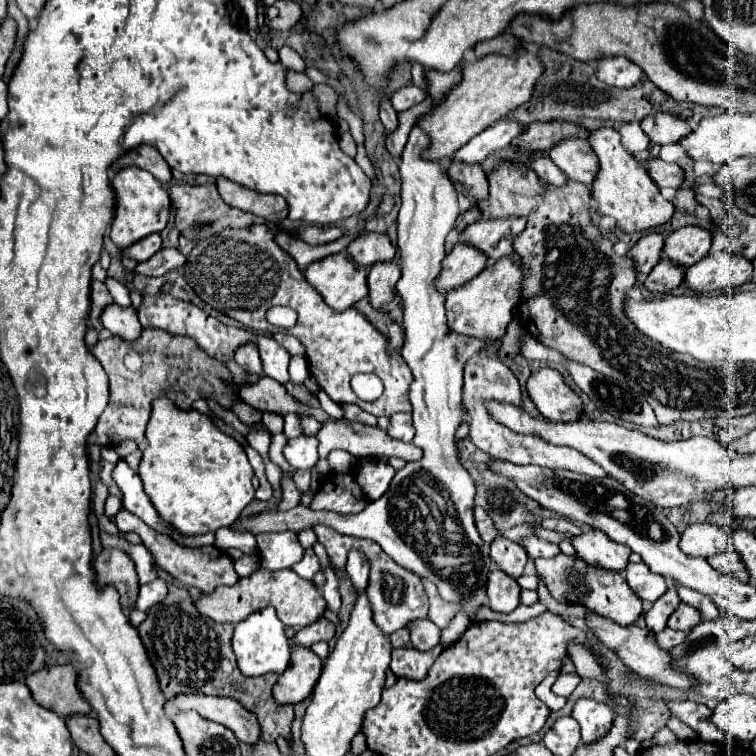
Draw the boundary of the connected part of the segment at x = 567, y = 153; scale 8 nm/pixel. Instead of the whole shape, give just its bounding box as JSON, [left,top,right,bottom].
[549,137,599,185]

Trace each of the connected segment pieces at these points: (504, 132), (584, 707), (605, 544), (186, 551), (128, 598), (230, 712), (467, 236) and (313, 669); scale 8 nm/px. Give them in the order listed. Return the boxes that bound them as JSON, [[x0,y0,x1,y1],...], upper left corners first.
[[451,121,523,165],[573,699,615,745],[573,531,631,571],[115,509,239,593],[93,549,139,609],[173,695,259,745],[461,217,527,261],[273,645,321,705]]

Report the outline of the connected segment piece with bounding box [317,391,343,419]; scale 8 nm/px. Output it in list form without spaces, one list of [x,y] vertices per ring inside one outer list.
[[[319,391],[319,393],[317,393],[317,399],[319,399],[319,403],[321,403],[321,407],[323,407],[325,413],[329,413],[329,415],[335,417],[335,419],[341,419],[341,417],[343,417],[341,407],[339,407],[335,401],[331,401],[325,391]]]

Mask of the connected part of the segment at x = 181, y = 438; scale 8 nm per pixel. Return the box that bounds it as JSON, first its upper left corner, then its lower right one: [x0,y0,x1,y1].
[139,399,255,535]

